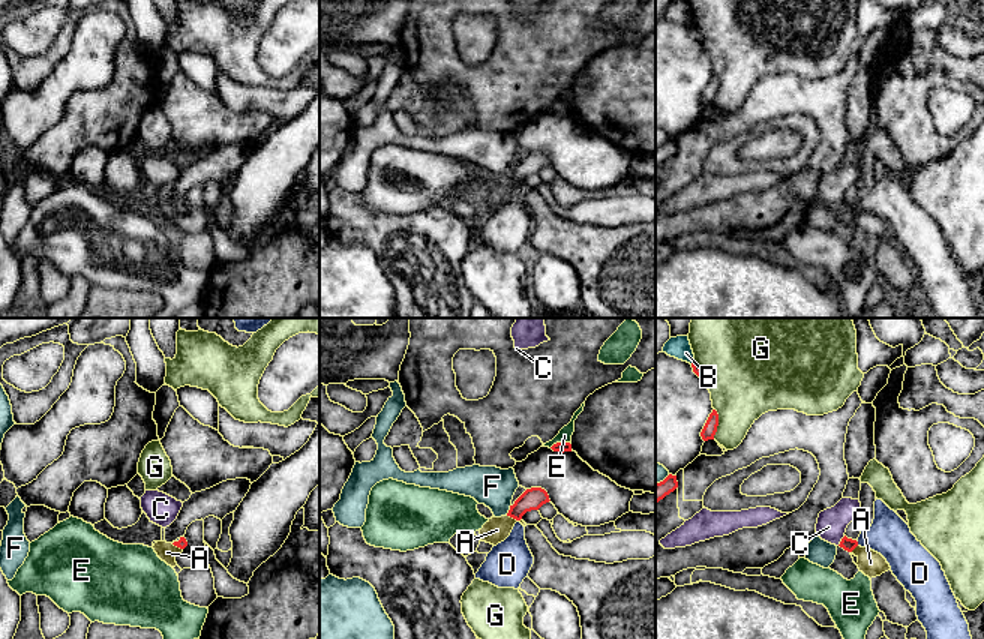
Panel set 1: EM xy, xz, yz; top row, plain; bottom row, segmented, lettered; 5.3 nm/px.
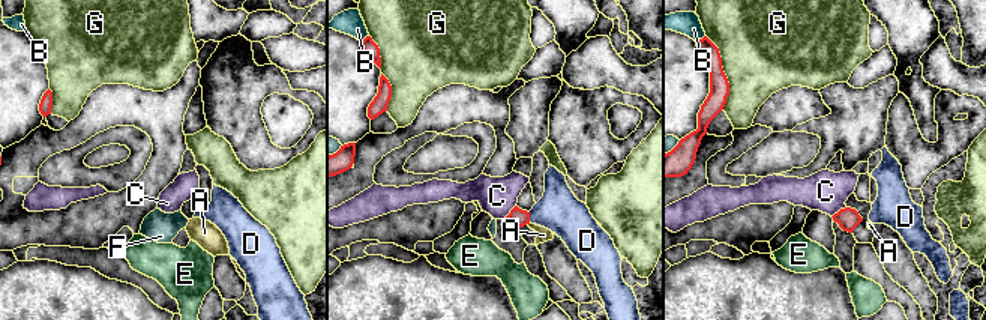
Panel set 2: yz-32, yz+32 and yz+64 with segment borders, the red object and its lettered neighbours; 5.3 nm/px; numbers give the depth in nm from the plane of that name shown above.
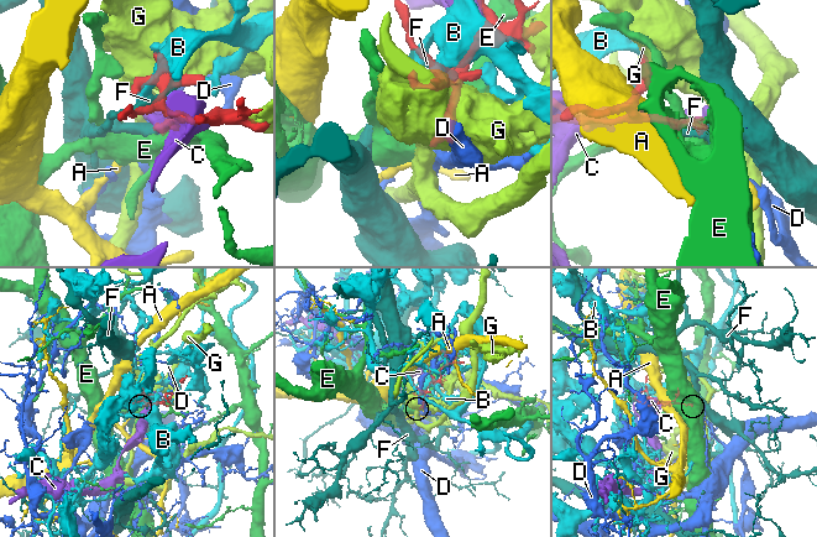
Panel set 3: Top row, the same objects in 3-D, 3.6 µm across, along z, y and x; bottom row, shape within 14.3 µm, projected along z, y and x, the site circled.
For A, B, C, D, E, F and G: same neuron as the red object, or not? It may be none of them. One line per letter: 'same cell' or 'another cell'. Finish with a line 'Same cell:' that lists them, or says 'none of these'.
A: another cell
B: another cell
C: another cell
D: same cell
E: another cell
F: another cell
G: another cell
Same cell: D

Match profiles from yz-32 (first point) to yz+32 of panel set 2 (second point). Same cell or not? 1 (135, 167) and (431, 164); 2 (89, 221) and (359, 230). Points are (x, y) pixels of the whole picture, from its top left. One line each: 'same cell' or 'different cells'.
1: different cells
2: same cell

